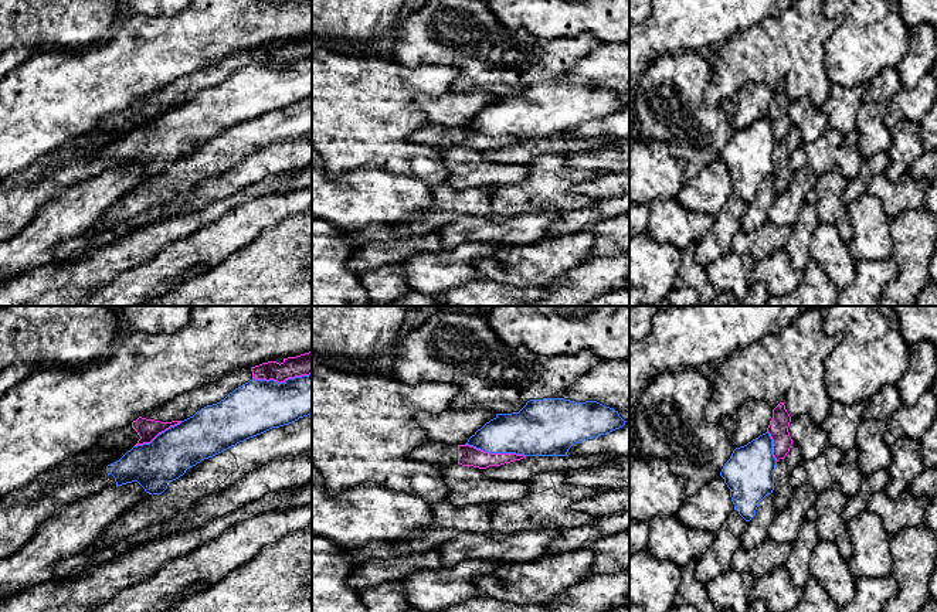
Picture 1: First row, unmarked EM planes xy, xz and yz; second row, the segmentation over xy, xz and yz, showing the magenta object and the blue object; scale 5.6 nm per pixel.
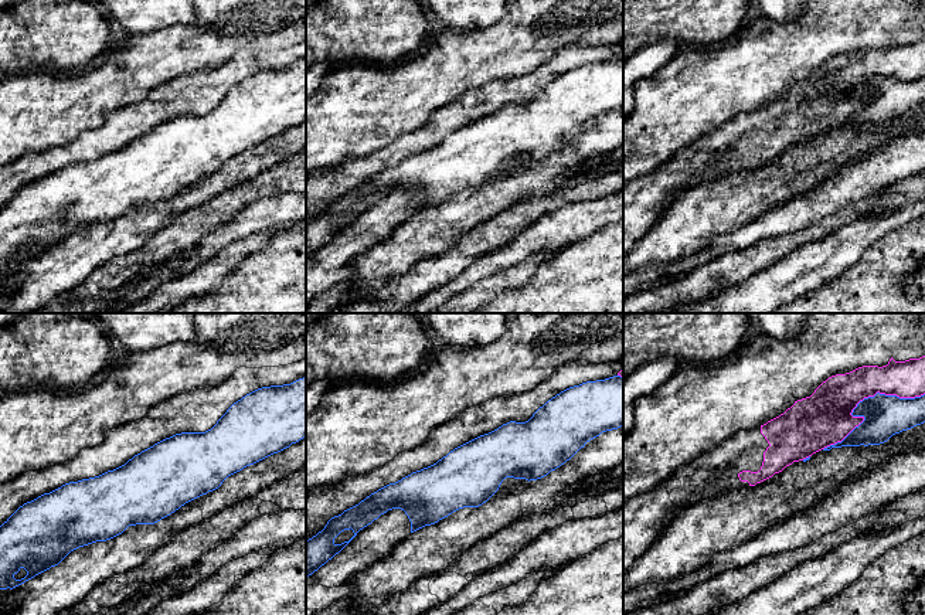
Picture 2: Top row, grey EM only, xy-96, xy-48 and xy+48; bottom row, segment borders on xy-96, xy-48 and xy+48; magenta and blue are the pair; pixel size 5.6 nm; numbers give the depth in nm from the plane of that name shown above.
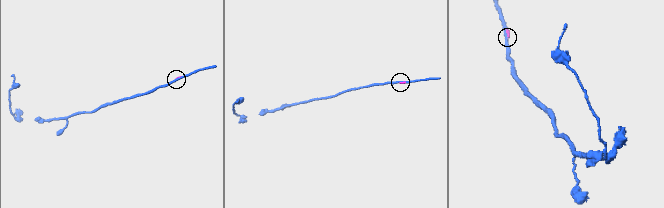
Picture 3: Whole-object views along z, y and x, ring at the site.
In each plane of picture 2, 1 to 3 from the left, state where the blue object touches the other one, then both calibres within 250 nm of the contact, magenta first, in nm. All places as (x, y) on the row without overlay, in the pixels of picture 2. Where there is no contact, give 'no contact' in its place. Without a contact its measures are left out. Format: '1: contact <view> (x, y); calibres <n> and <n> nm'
1: no contact
2: contact xy-48 (621, 58); calibres 50 and 300 nm
3: contact xy+48 (859, 84); calibres 300 and 240 nm

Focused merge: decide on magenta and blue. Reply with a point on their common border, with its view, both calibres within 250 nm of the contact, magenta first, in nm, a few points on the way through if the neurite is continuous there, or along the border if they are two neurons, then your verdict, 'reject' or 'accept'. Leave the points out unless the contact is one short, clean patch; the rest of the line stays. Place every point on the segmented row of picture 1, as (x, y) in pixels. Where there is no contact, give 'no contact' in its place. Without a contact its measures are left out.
xy (281, 381) | 130/300 nm | reject

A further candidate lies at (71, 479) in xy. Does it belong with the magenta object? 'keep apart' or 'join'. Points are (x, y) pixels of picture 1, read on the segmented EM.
join

